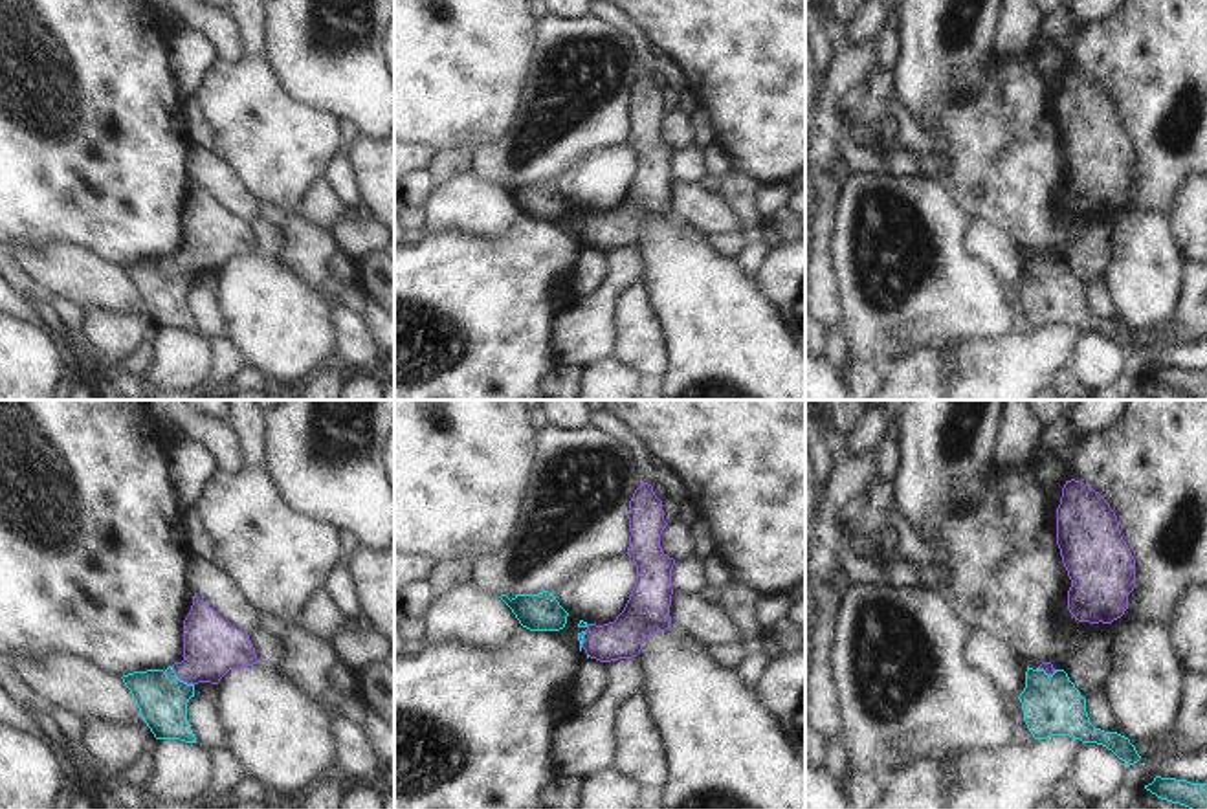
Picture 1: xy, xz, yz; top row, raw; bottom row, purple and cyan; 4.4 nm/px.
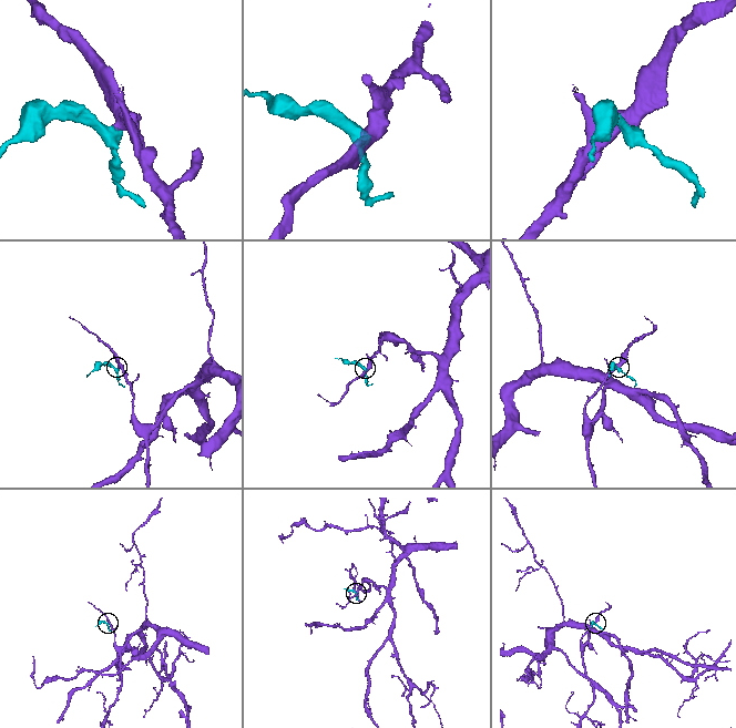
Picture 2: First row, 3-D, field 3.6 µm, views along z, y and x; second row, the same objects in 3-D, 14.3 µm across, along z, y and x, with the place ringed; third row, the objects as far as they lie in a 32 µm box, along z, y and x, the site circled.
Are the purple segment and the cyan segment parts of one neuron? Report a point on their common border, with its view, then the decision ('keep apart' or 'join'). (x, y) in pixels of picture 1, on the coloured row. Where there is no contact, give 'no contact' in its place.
xy (180, 679) | join

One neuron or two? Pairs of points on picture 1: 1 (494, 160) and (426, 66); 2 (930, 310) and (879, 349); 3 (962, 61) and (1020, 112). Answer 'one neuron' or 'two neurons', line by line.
1: two neurons
2: one neuron
3: two neurons

